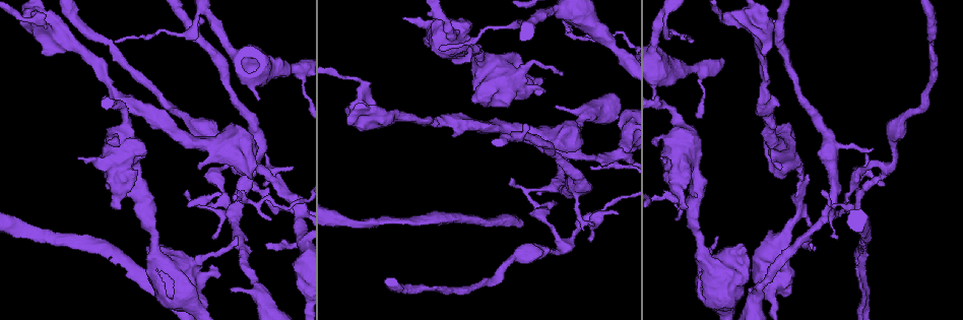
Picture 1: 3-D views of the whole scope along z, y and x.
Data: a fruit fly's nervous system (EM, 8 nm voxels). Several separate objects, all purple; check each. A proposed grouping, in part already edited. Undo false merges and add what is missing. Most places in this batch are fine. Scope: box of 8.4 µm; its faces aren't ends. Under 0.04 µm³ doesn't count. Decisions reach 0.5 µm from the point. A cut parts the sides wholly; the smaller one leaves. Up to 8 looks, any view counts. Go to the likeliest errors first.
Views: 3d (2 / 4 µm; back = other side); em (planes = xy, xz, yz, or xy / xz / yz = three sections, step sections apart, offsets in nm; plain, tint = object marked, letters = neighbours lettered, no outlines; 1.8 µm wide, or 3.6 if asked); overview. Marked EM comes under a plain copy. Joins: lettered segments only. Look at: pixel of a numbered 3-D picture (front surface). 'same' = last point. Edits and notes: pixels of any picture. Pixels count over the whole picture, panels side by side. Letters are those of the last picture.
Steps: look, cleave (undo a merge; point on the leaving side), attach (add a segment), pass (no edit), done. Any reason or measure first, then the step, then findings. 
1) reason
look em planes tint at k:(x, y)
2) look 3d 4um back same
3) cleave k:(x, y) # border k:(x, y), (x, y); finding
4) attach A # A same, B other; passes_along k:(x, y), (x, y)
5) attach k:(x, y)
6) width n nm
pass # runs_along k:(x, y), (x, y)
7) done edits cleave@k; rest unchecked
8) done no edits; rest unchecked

thick turns thin
look em planes letters at 1:(752, 304)

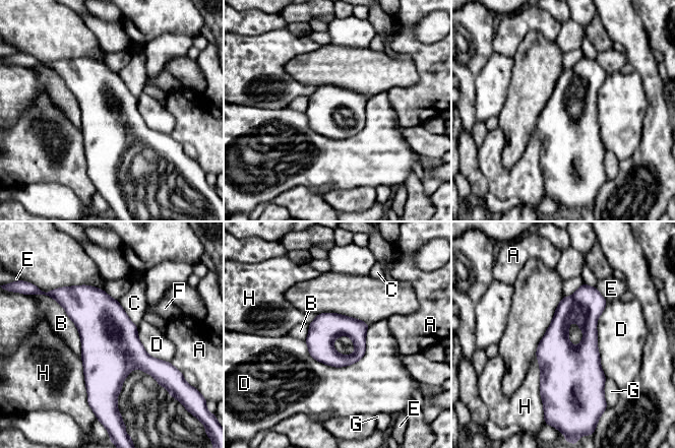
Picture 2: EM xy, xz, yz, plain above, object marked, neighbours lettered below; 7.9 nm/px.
width 240 nm
pass # A other, B other, C other, D other, E other, F other, G other, H other; border 2:(117, 301), (127, 316), (137, 325); all the same cell

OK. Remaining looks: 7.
four or more arms meet
look em 3.6um xy step 16 tint at 1:(589, 25)

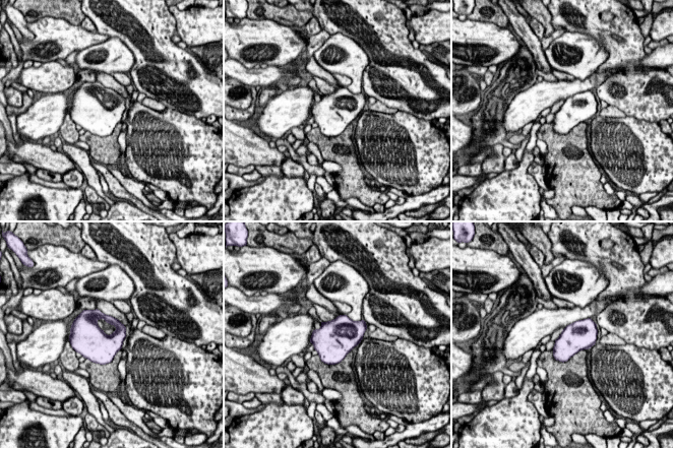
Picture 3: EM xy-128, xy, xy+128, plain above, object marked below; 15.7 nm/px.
cut it another way
look em 3.6um planes letters same

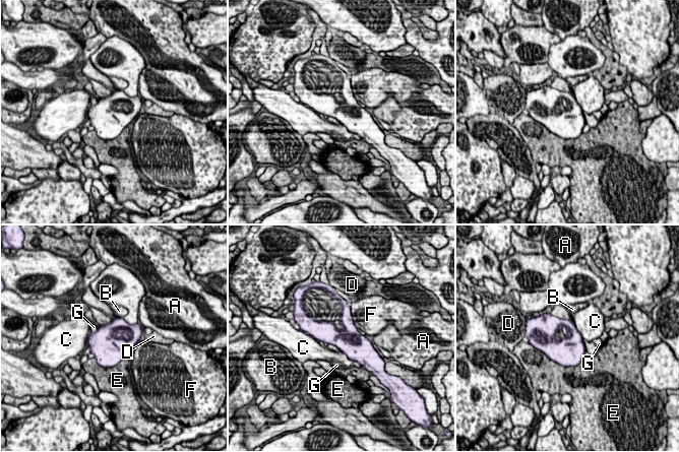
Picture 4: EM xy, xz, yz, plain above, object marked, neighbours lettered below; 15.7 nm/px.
pass # A other, B other, C other, D other, E other, F other, G other; border 4:(572, 322), (583, 339); one cell here

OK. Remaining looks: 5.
sharp bend
look em 3.6um xy step 16 tint at 1:(481, 77)

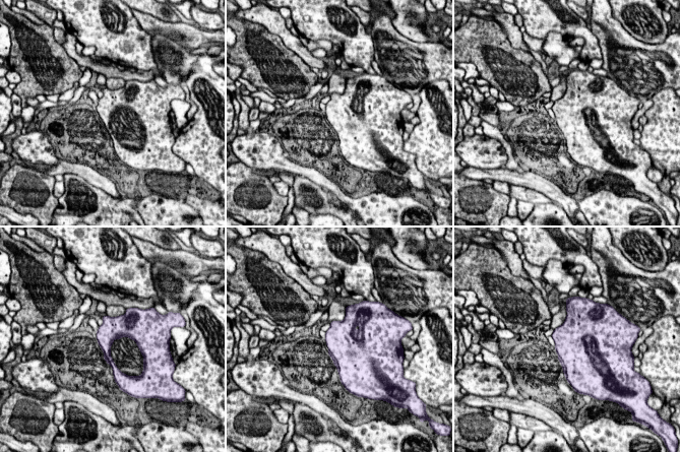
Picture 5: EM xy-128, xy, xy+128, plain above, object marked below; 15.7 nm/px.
look em 3.6um planes letters same

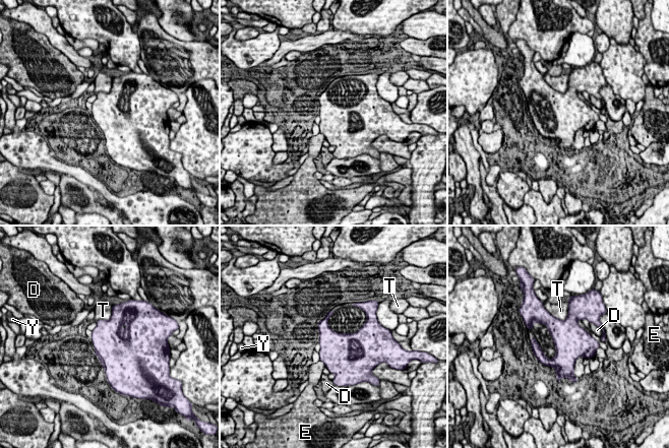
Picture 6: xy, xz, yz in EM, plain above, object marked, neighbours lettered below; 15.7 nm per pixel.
pass # D other, E other, T other, Y other; border 6:(545, 308), (562, 320), (568, 314); continuous, no second cell

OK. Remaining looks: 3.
done no edits; rest unchecked

